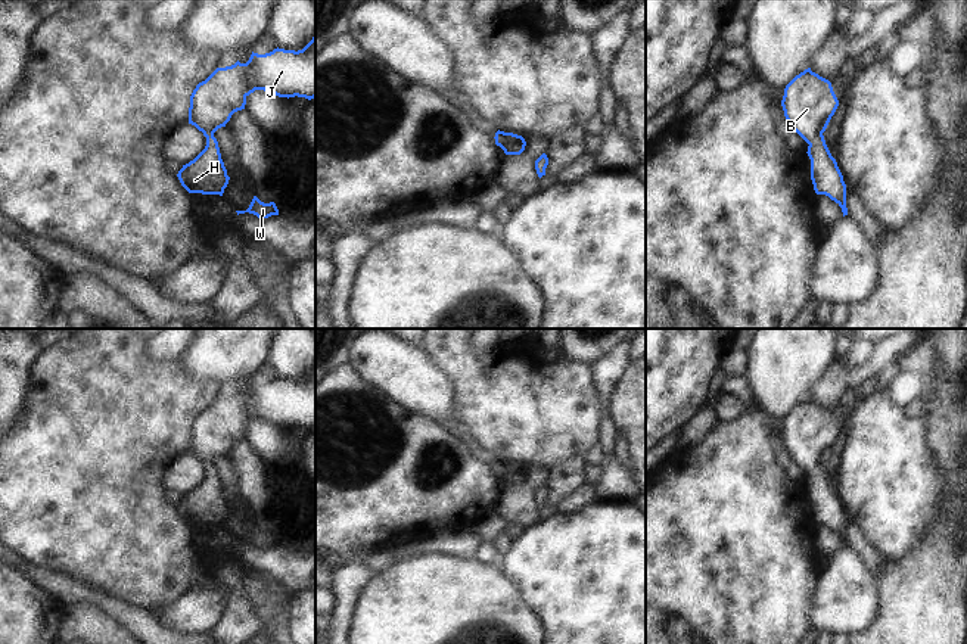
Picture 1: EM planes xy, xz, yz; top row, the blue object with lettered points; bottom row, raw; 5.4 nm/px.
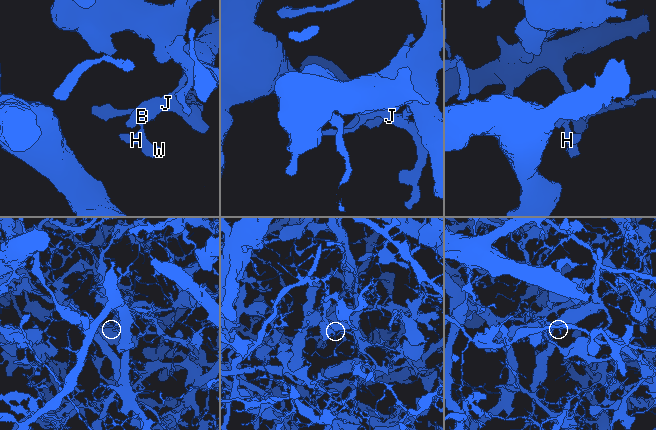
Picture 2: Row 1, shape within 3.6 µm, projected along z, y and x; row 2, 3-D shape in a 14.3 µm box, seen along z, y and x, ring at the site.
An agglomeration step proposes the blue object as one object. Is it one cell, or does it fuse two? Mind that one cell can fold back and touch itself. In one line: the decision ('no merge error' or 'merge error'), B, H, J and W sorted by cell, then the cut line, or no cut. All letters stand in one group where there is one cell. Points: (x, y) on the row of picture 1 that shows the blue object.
no merge error; B H J W; no cut

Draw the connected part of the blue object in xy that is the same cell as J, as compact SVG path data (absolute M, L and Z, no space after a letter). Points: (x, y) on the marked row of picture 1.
M315 34L302 50L277 47L265 55L252 52L246 63L237 60L217 68L196 85L190 96L189 124L203 133L206 146L177 174L189 193L223 196L230 177L214 133L226 127L234 112L245 109L246 97L255 90L287 99L314 99Z

